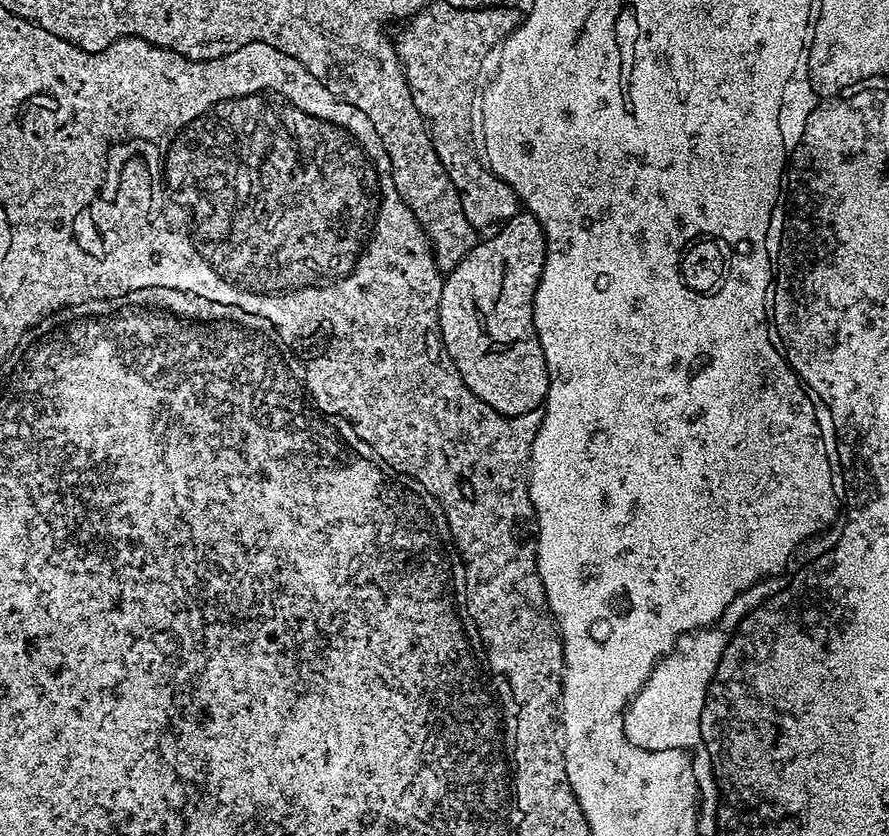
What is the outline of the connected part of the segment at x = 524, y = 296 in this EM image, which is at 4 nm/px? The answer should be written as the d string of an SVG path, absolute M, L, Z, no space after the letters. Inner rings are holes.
M527 210L517 211L496 230L492 240L481 239L470 254L466 254L466 258L444 276L440 338L466 387L504 416L517 416L540 408L548 396L548 367L534 326L534 298L544 269L546 242L542 226Z

